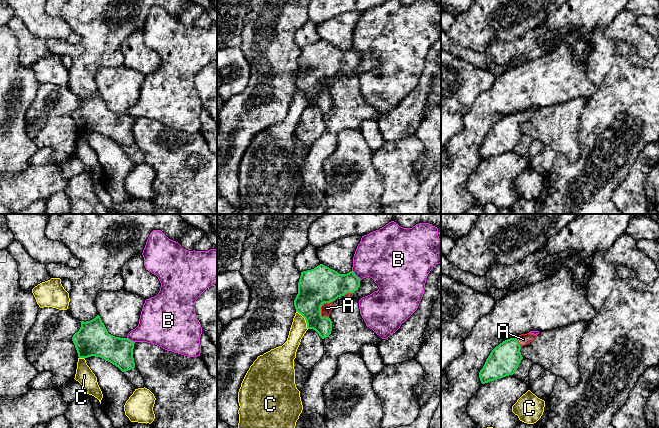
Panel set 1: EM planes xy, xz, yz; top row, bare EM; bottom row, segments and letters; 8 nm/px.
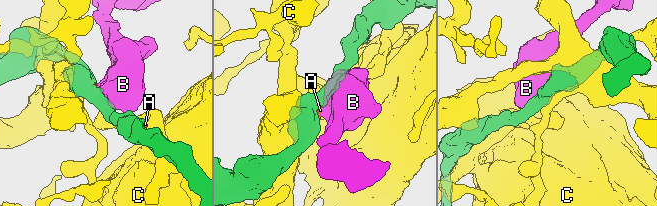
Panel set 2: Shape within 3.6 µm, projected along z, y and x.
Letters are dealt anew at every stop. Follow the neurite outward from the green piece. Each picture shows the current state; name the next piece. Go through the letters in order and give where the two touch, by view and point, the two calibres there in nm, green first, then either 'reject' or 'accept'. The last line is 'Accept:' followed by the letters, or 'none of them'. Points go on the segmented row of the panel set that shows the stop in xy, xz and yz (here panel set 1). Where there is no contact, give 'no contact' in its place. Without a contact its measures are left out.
A: xz (321, 305) | 300/90 nm | accept
B: xz (355, 275) | 280/380 nm | reject
C: xz (305, 319) | 260/130 nm | reject
Accept: A

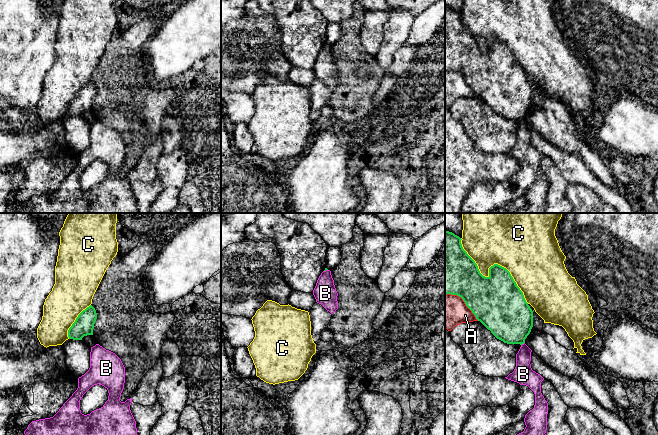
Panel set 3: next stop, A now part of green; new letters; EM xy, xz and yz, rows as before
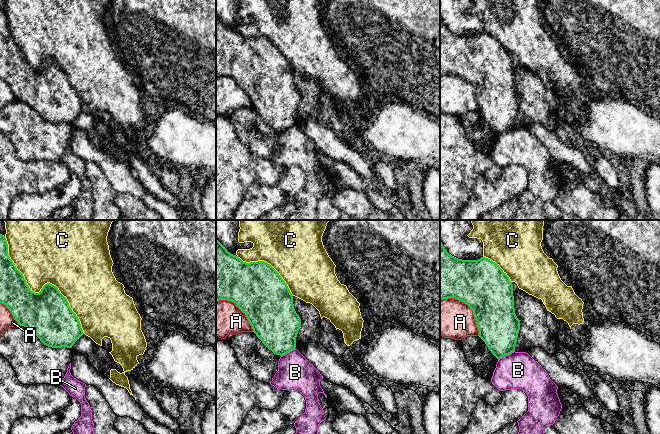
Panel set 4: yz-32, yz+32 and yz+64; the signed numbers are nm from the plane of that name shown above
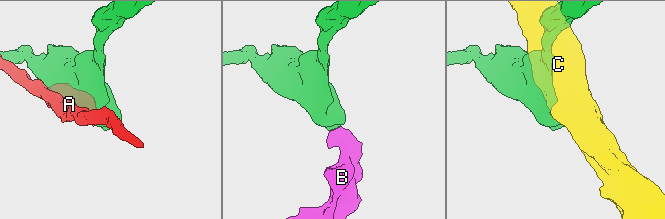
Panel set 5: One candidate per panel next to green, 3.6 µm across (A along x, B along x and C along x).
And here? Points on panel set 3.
A: yz (463, 300) | 400/280 nm | reject
B: yz (522, 343) | 380/160 nm | reject
C: yz (490, 267) | 360/460 nm | reject
Accept: none of them

